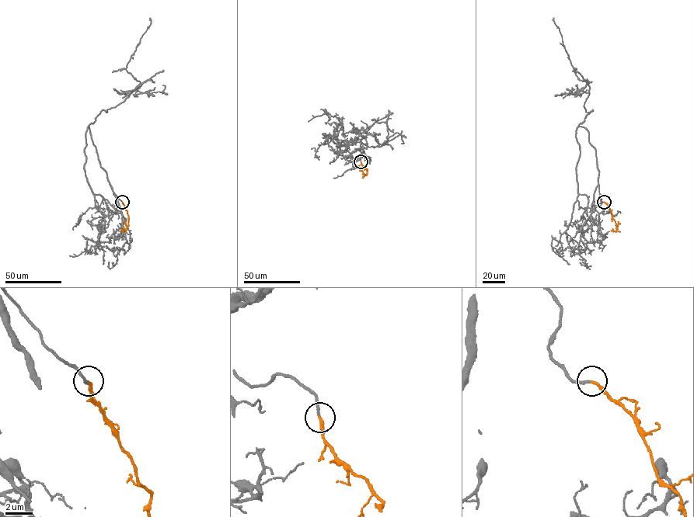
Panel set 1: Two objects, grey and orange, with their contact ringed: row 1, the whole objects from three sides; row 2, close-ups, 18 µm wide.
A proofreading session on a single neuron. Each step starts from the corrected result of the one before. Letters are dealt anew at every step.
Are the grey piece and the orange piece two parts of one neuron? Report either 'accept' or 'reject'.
accept

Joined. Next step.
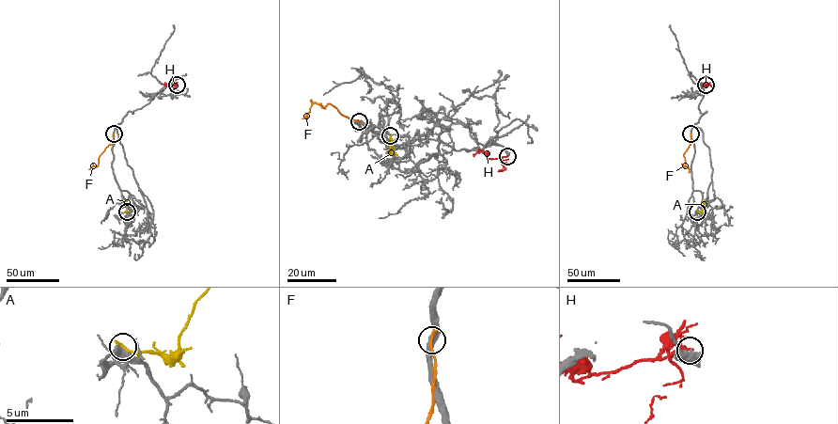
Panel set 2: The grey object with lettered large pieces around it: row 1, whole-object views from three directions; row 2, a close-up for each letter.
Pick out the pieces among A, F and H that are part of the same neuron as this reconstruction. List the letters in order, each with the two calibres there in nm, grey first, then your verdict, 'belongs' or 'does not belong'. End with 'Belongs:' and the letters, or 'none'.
A: 480 nm thick on the grey side, 240 nm on the other; does not belong
F: 480 nm thick on the grey side, 280 nm on the other; does not belong
H: 340 nm thick on the grey side, 240 nm on the other; does not belong
Belongs: none

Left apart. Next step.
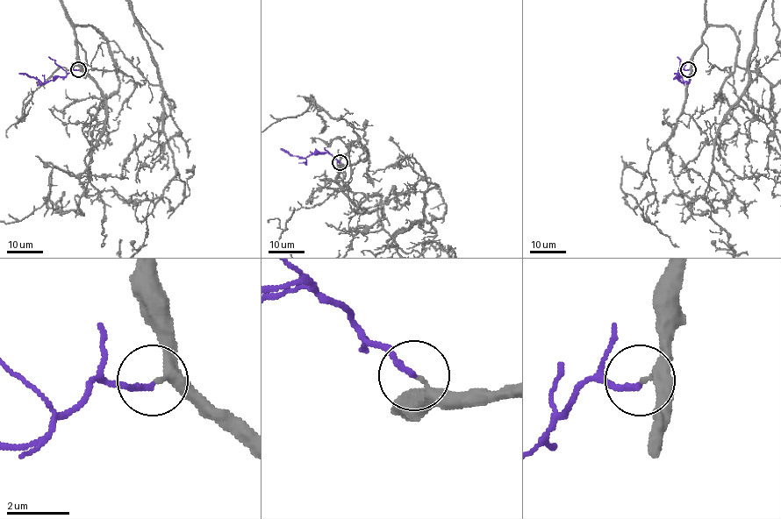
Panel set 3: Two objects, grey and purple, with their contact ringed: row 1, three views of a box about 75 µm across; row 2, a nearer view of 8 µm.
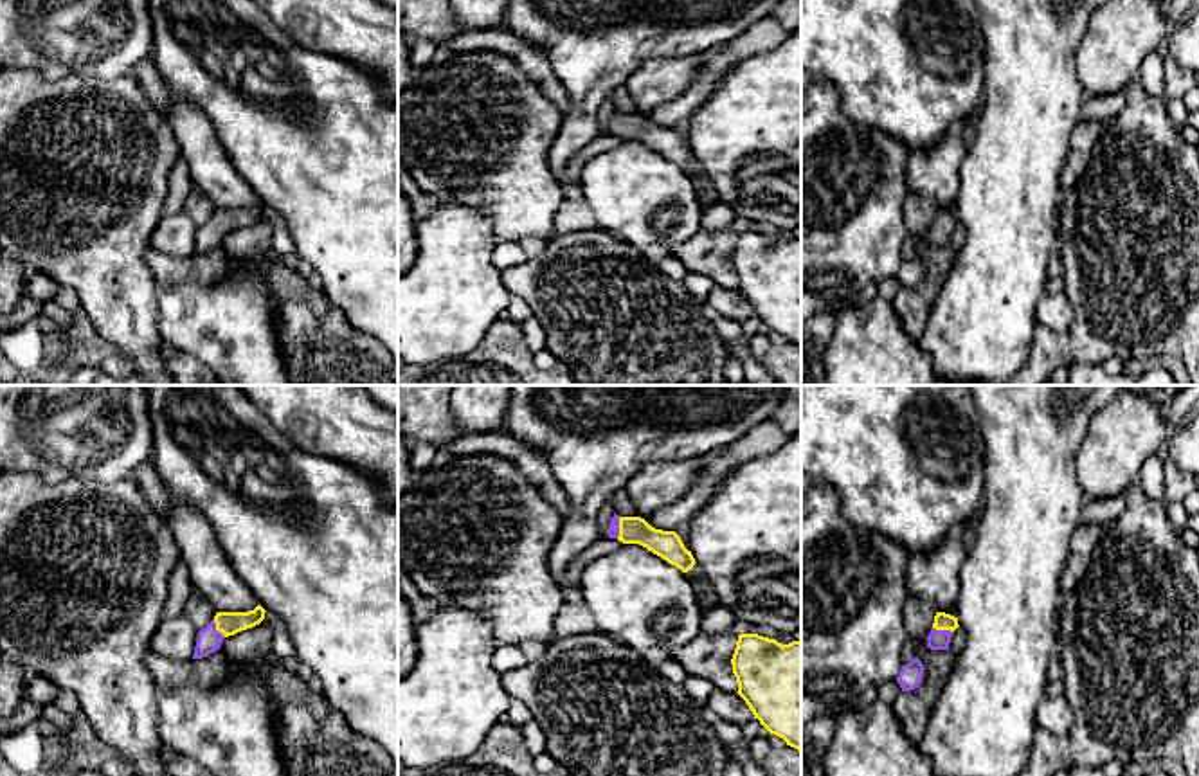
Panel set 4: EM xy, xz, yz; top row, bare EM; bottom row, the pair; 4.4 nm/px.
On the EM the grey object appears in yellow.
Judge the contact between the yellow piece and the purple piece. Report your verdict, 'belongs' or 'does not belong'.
belongs

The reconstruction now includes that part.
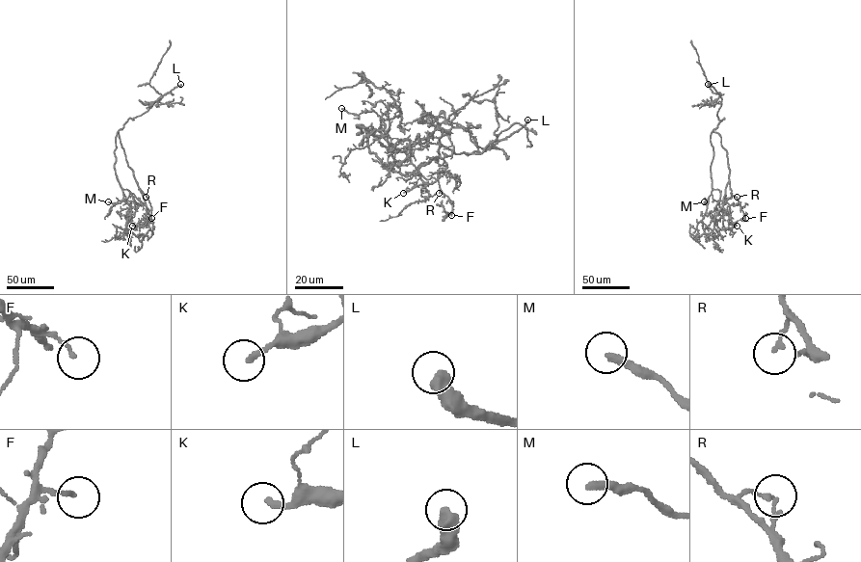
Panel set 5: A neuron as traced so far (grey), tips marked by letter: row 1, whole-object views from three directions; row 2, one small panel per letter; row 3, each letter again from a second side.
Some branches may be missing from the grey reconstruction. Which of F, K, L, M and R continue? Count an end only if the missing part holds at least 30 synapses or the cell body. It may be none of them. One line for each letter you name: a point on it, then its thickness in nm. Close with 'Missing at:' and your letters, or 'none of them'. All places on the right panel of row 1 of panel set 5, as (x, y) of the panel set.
K: place (737, 226); calibre 200 nm
L: place (708, 84); calibre 500 nm
Missing at: K, L

